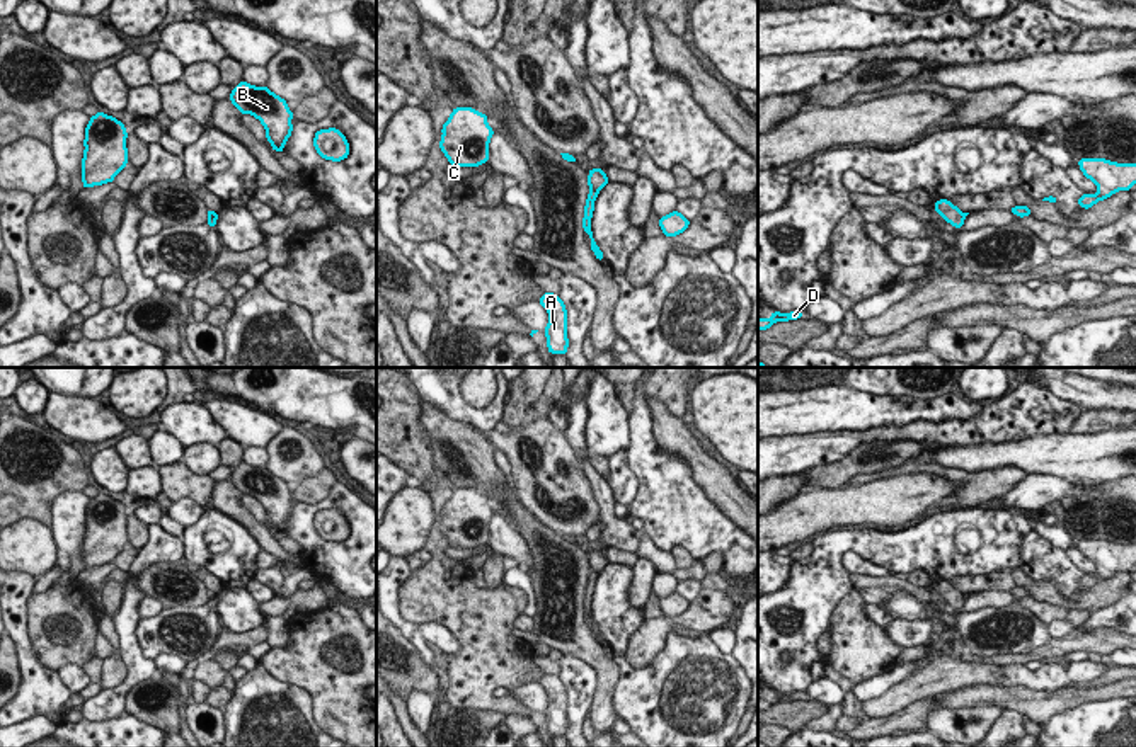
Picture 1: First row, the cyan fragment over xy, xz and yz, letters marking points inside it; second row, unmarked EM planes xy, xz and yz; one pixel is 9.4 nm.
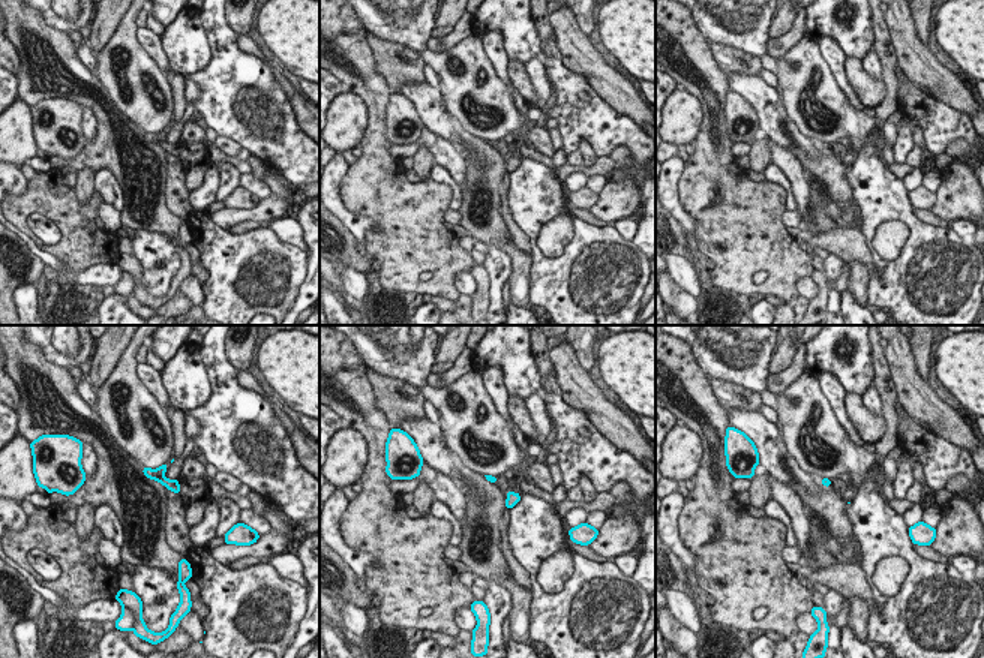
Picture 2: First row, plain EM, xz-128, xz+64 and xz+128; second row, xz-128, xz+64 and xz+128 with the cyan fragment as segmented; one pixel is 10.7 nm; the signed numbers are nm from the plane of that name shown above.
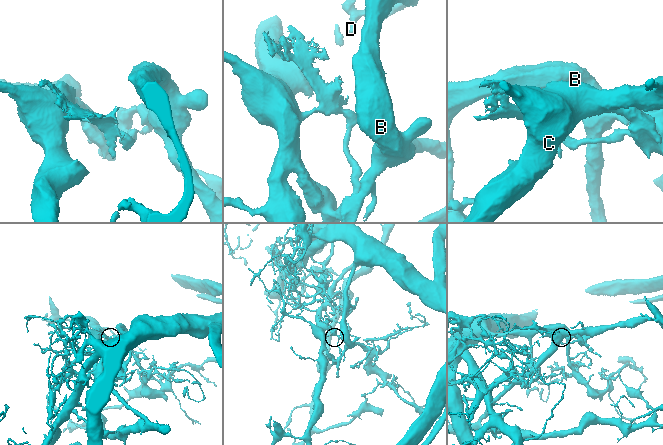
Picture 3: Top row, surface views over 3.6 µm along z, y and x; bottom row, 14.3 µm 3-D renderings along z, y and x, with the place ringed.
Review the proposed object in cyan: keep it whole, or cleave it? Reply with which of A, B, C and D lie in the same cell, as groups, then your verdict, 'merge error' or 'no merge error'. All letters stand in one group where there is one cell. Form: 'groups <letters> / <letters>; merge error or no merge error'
groups A B D / C; merge error

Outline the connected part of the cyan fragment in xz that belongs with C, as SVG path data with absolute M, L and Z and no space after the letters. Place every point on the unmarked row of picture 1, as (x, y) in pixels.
M456 488L441 512L439 529L451 546L477 548L489 541L494 510L487 505L485 495L472 488Z

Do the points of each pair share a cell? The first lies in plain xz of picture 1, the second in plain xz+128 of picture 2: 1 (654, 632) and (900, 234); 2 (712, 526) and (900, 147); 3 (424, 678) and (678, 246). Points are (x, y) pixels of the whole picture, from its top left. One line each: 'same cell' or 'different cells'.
1: same cell
2: same cell
3: same cell

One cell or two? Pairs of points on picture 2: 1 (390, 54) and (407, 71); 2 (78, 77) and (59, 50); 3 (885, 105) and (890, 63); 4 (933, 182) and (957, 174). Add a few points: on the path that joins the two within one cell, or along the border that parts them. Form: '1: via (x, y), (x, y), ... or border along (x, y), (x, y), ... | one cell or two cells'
1: via (395, 59), (402, 66) | one cell
2: via (72, 71), (59, 56) | one cell
3: via (890, 95), (890, 74) | one cell
4: border along (942, 174), (942, 183), (935, 192) | two cells

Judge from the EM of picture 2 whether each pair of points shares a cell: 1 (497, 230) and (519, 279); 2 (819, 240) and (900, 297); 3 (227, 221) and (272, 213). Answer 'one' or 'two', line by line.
1: one
2: two
3: one

